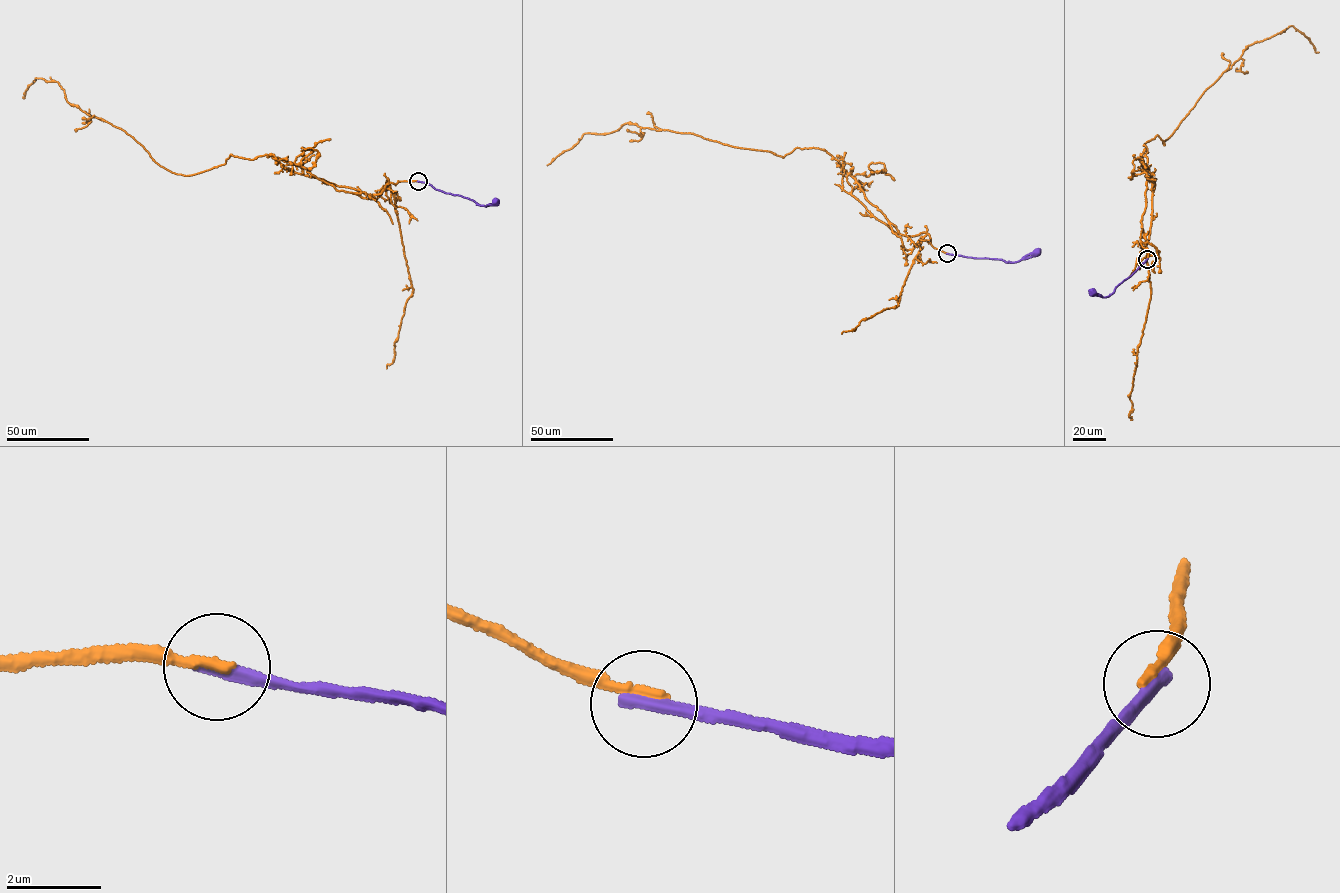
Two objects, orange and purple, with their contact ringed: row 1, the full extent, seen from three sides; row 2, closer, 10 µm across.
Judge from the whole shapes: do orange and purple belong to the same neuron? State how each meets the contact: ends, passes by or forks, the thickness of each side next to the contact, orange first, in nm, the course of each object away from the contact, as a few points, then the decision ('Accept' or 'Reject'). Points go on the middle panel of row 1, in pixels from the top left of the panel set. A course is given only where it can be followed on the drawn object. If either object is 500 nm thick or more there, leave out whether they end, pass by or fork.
At the ring orange ends. At the ring purple ends. Thickness 240 nm (orange) against 320 nm. Course of orange: (947, 253), (929, 234), (898, 233), (816, 148), (783, 157), (627, 122), (585, 133), (547, 165). Course of purple: (947, 253), (1014, 262), (1036, 251). Reject

